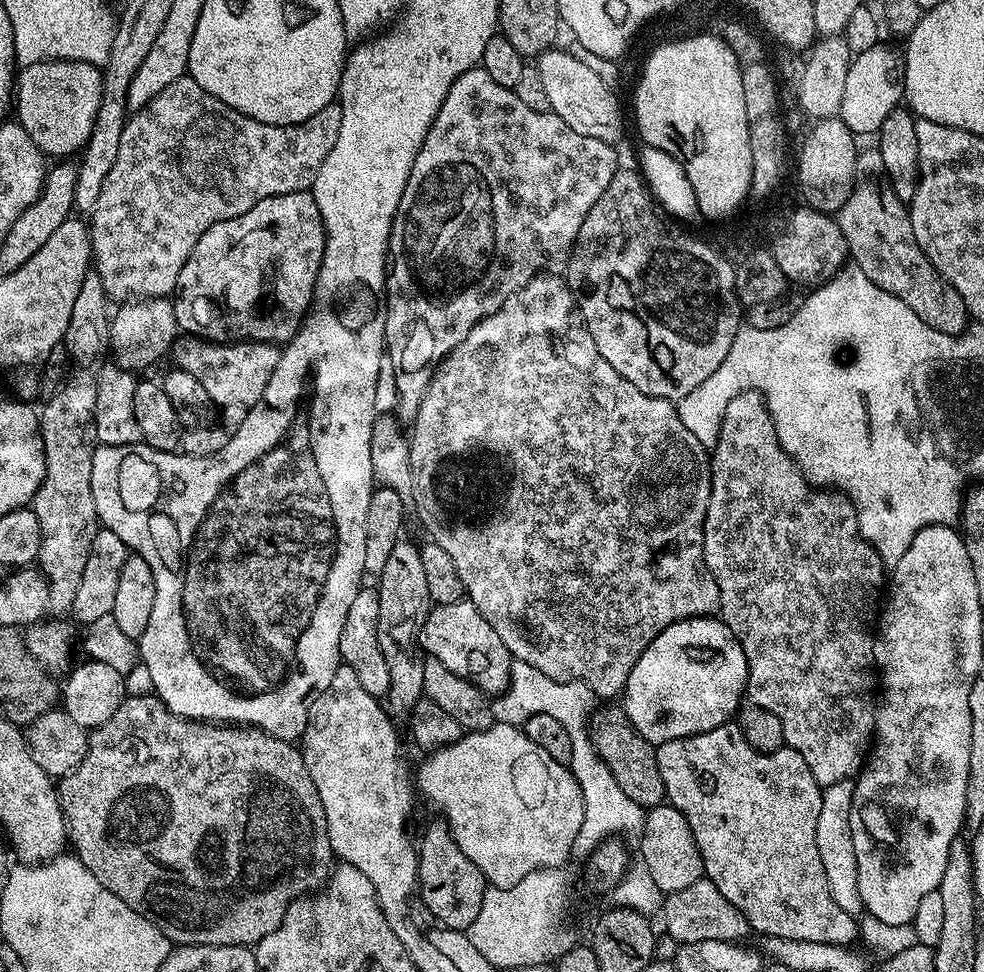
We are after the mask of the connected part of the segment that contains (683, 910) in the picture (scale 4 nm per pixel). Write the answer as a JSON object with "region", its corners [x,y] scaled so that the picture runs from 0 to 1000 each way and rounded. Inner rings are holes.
{"region":[[[717,903],[696,912],[694,916],[678,919],[673,926],[674,942],[680,965],[688,967],[686,970],[691,973],[727,967],[752,969],[762,959],[758,944],[752,939],[750,932],[738,928],[738,924],[734,924],[734,916],[730,916],[730,912],[726,912],[726,907]]]}

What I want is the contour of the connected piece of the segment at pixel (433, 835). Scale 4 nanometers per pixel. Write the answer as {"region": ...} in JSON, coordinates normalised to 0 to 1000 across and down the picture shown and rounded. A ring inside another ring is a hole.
{"region":[[[454,851],[435,852],[425,864],[425,922],[441,940],[444,952],[475,957],[490,936],[494,906],[490,895],[470,874],[457,859]]]}

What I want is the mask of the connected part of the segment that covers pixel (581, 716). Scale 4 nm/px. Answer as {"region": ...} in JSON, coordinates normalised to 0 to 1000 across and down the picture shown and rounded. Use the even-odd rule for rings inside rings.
{"region":[[[521,679],[516,708],[507,713],[499,721],[499,725],[501,742],[506,745],[532,747],[537,738],[543,735],[559,735],[559,739],[567,739],[567,743],[575,747],[575,755],[579,755],[581,760],[579,789],[591,813],[593,826],[593,845],[585,863],[586,878],[601,879],[615,864],[629,861],[629,856],[645,857],[654,851],[655,832],[644,825],[644,821],[639,821],[632,809],[628,809],[628,805],[624,805],[624,796],[620,796],[620,790],[616,788],[616,784],[612,784],[612,780],[606,775],[606,769],[602,766],[600,742],[603,733],[607,731],[608,717],[599,704],[589,700],[560,700],[555,698],[555,693],[551,693],[551,689],[539,685],[539,681]]]}

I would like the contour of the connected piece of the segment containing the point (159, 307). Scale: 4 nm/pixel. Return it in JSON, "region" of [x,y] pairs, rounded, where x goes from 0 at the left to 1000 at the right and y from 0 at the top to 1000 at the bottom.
{"region":[[[138,307],[133,311],[121,314],[122,318],[115,320],[110,334],[110,356],[112,366],[123,379],[139,381],[138,379],[150,379],[159,374],[163,369],[170,367],[175,360],[175,354],[180,348],[181,338],[177,327],[177,315],[171,307]]]}

